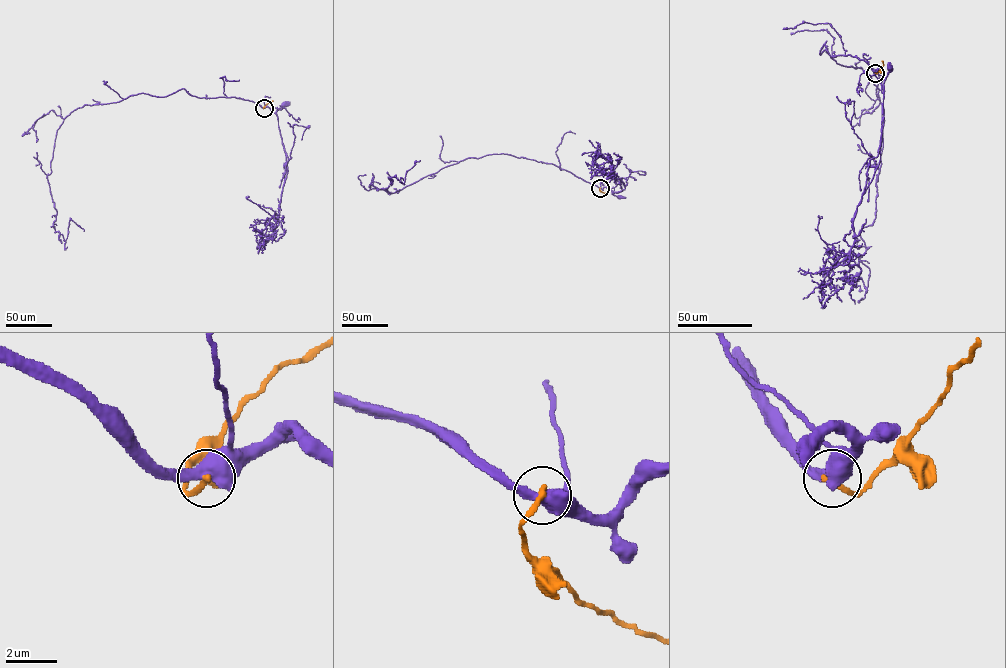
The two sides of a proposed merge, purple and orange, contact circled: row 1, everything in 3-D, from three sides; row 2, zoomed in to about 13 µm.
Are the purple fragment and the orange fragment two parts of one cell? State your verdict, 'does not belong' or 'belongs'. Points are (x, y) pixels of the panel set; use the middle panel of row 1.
does not belong

